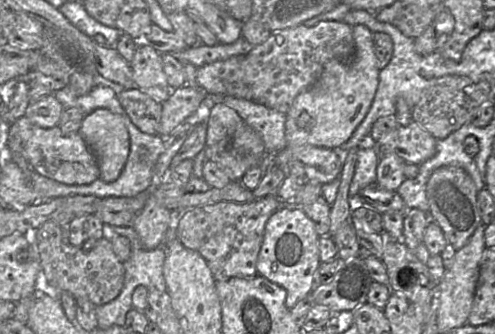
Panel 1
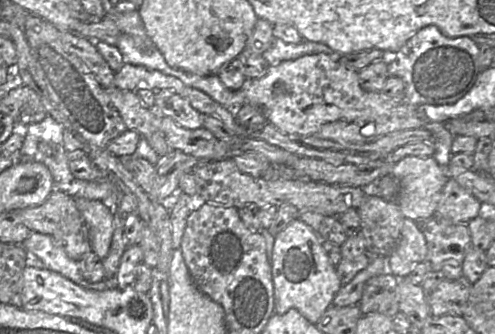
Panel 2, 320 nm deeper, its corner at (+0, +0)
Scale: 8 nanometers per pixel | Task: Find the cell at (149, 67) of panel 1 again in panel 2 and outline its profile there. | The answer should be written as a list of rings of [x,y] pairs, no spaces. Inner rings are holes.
[[[161,89],[154,93],[154,99],[154,110],[170,117],[179,126],[191,130],[203,128],[203,115],[180,95],[169,89]]]

